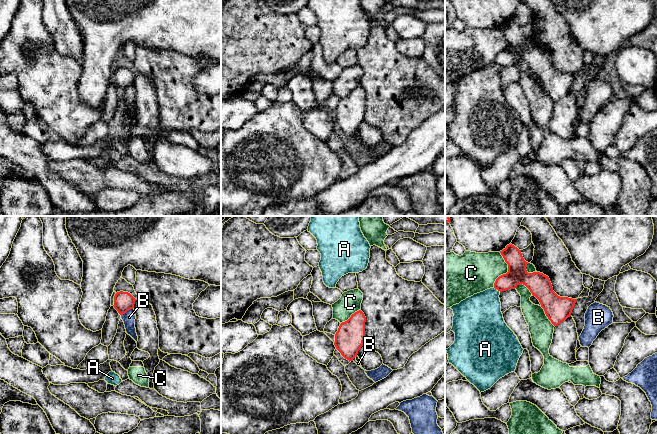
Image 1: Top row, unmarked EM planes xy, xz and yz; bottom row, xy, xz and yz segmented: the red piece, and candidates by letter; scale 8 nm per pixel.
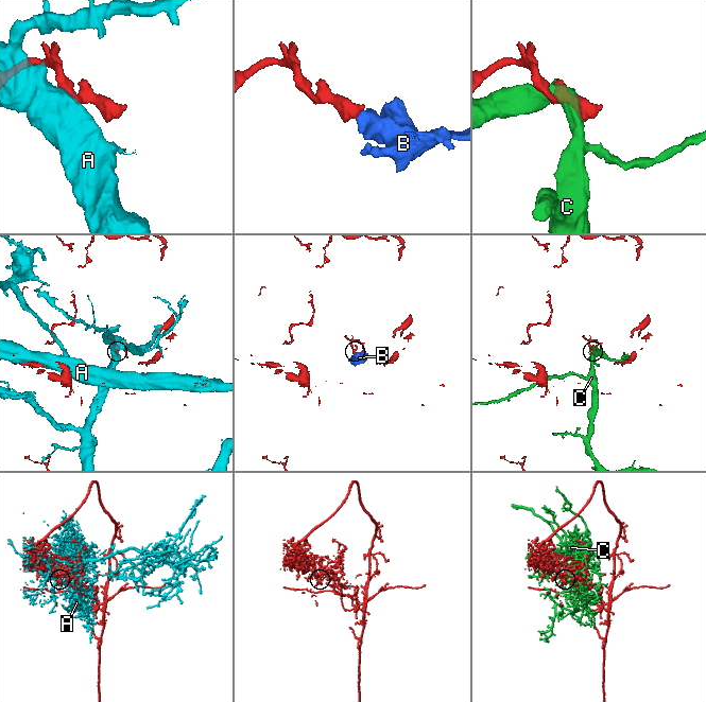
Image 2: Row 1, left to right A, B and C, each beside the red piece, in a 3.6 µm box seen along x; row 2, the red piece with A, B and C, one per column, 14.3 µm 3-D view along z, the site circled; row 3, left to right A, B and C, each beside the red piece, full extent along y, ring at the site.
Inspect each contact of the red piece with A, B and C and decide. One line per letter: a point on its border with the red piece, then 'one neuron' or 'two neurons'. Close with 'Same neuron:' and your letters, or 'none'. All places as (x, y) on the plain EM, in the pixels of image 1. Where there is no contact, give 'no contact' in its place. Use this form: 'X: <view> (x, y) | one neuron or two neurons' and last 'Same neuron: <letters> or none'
A: yz (497, 65) | two neurons
B: xy (126, 87) | two neurons
C: yz (508, 47) | two neurons
Same neuron: none

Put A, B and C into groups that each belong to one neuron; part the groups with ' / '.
A B / C

